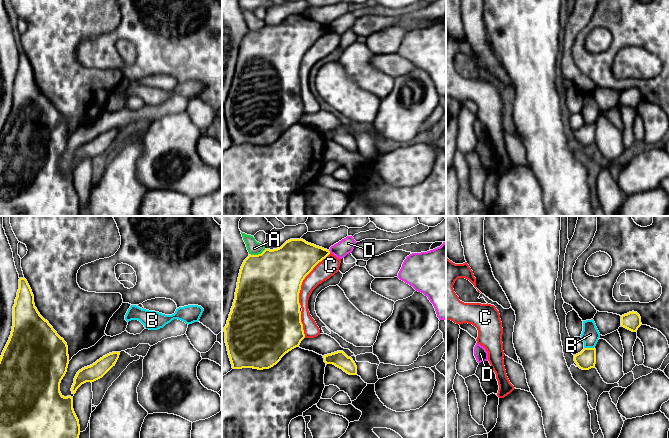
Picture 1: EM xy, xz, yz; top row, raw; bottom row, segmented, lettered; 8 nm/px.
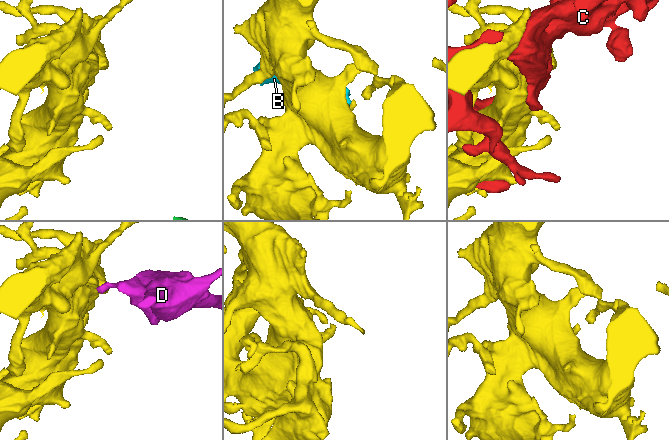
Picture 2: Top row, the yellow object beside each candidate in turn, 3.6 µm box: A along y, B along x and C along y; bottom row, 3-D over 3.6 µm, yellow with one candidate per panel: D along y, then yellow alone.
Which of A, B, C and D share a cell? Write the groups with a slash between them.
A / B / C / D

